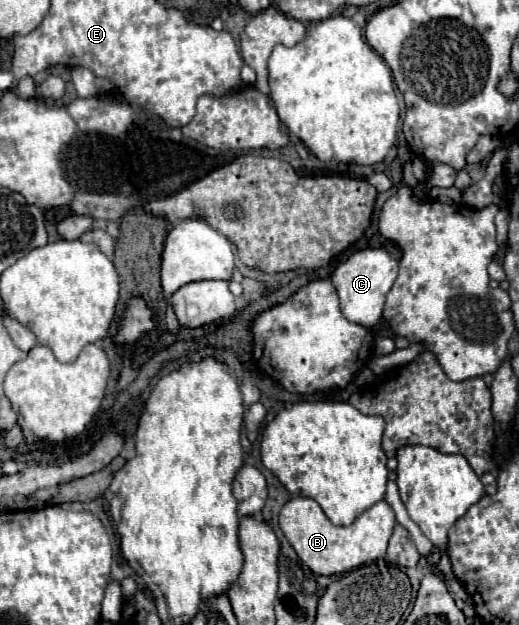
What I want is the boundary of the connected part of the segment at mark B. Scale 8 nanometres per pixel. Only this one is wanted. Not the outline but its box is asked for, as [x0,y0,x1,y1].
[279,497,395,575]

